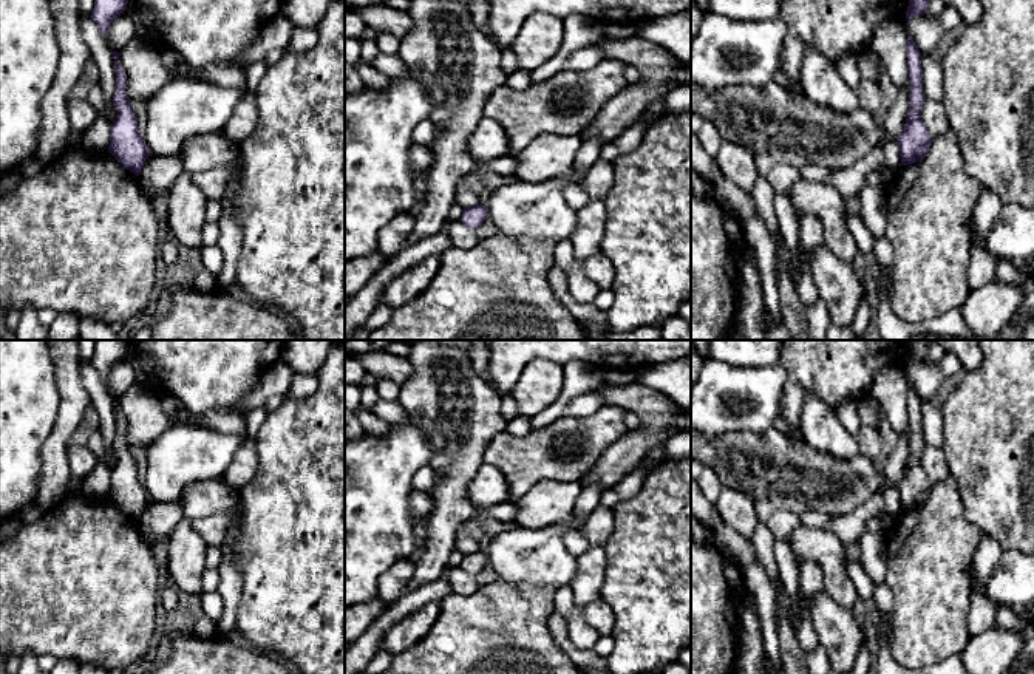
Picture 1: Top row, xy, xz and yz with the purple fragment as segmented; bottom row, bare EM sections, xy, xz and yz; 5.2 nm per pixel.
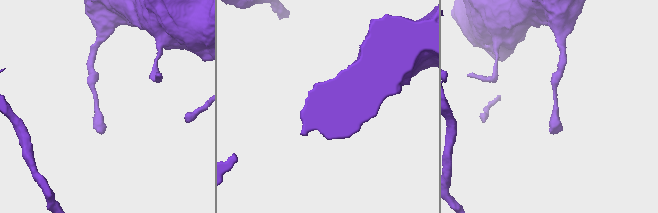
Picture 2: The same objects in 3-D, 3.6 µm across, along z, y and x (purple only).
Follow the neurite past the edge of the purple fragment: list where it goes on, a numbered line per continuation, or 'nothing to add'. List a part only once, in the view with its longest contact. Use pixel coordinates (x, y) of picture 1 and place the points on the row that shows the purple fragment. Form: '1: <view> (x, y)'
nothing to add

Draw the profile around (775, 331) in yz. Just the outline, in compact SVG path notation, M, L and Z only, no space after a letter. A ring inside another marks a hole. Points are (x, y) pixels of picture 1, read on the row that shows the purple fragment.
M765 311L765 323L767 323L767 337L768 340L793 340L787 326L781 323L774 323L768 312Z

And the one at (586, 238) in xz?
M589 199L589 203L577 212L577 226L569 238L573 244L573 263L566 278L570 295L580 303L594 303L601 291L600 286L584 274L584 264L590 257L600 254L604 221L606 206L603 199Z

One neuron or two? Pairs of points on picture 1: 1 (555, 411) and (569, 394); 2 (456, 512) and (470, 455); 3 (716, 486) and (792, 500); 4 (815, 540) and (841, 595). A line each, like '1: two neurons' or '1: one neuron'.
1: one neuron
2: one neuron
3: two neurons
4: one neuron

